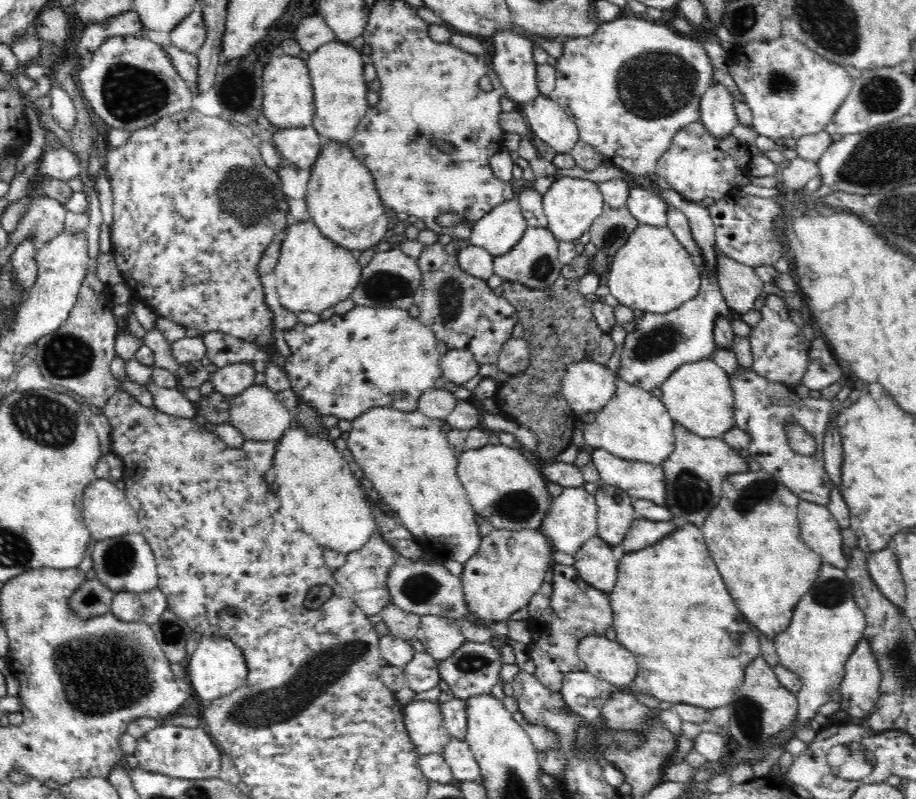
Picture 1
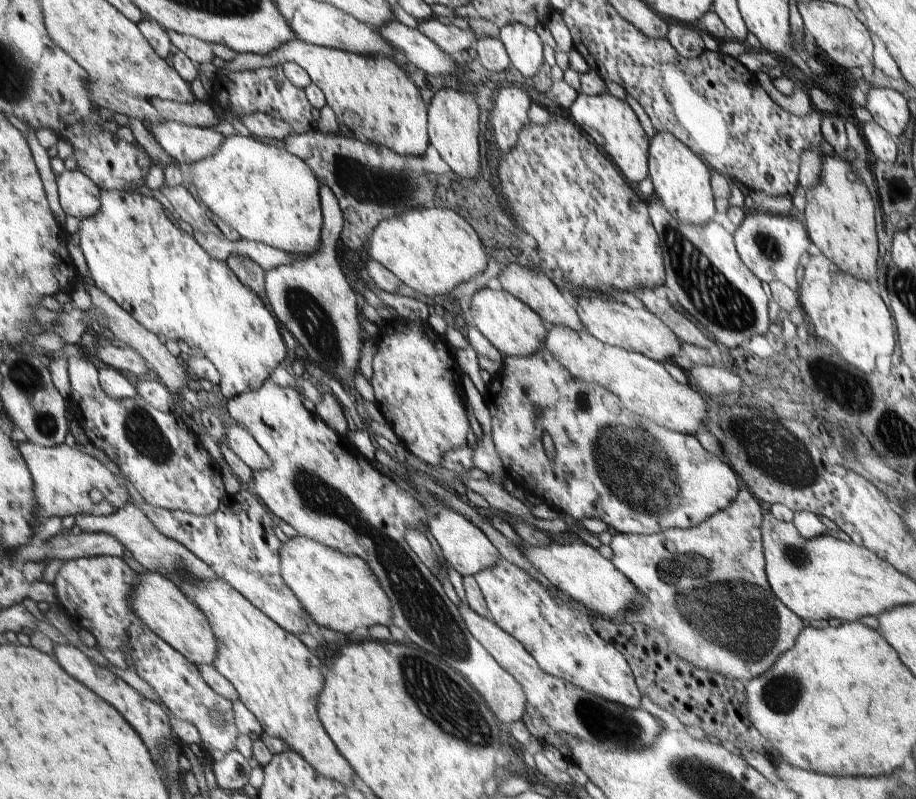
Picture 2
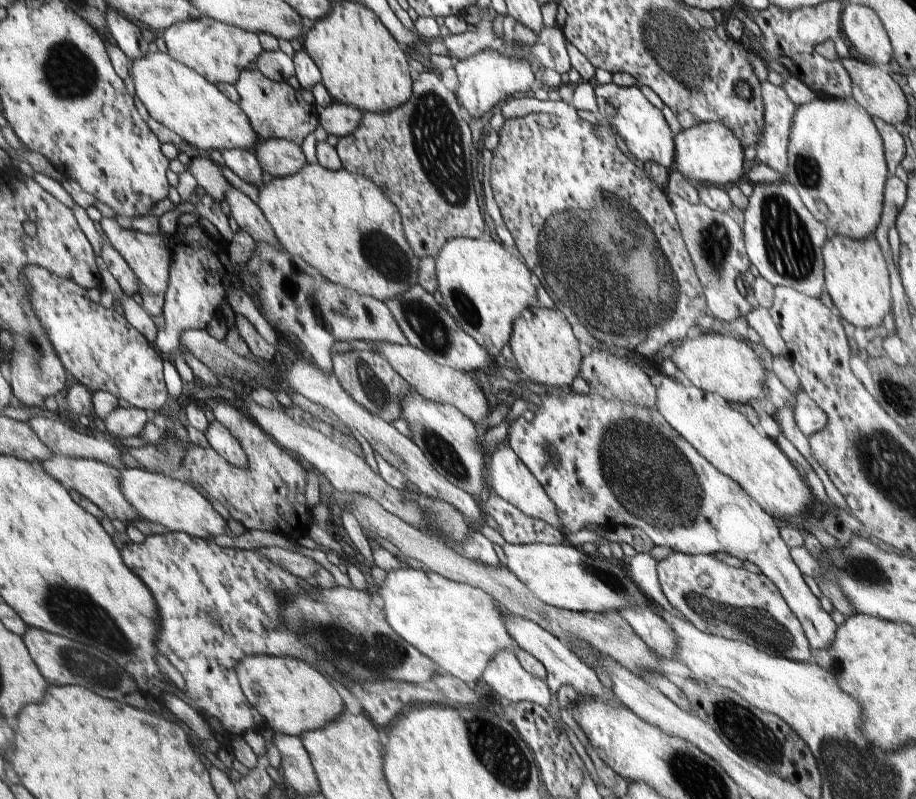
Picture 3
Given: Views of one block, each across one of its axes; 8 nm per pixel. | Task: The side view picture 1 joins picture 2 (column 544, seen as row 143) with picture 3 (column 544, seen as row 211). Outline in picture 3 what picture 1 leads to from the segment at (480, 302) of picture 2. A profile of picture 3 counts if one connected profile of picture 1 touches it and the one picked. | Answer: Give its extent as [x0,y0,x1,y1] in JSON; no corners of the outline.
[507,306,583,388]

